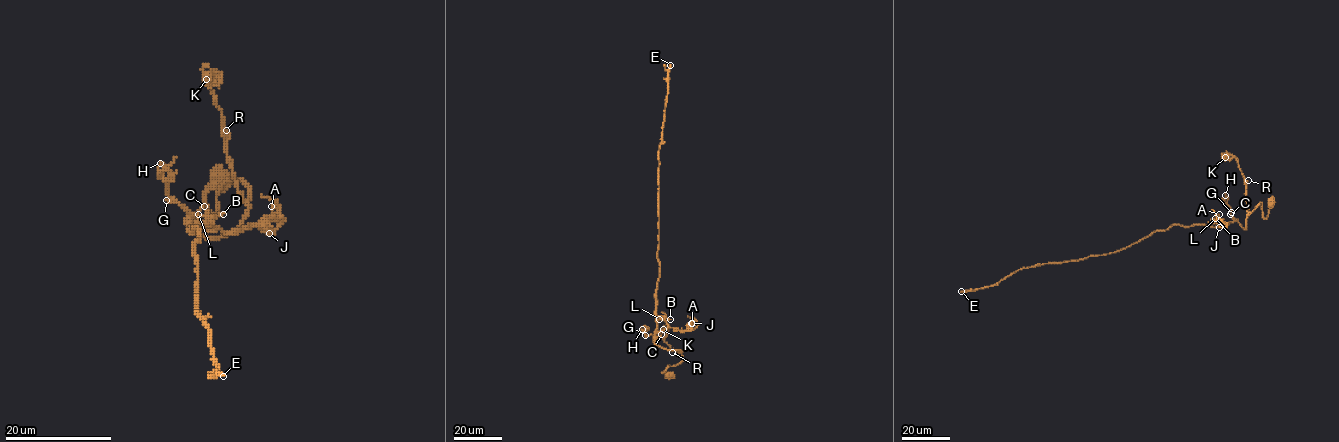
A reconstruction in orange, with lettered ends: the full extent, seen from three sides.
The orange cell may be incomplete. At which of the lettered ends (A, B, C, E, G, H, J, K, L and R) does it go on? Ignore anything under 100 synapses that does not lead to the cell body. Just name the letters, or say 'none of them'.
E

